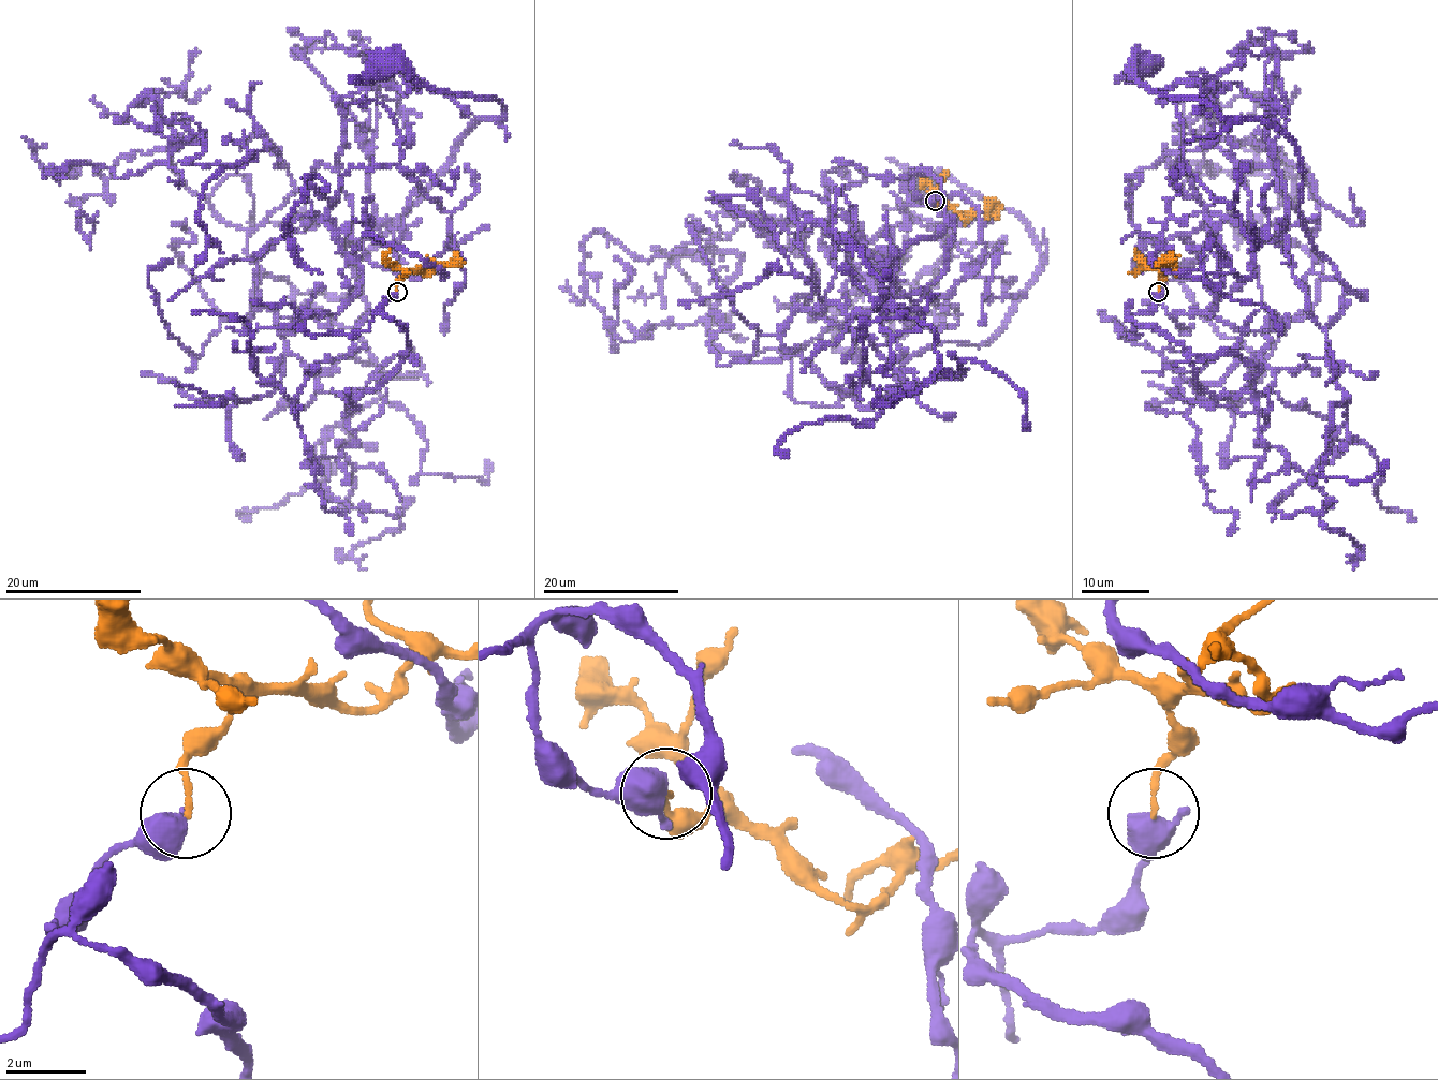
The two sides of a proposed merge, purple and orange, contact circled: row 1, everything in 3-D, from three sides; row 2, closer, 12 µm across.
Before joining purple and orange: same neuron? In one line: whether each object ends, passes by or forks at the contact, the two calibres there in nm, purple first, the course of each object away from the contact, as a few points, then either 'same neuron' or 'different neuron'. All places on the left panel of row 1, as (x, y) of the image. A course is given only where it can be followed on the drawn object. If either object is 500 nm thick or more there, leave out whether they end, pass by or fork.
calibres 650 and 140 nm; course purple (397, 293), (406, 355), (358, 396), (244, 320), (260, 274), (345, 296), (502, 112), (382, 64); course orange (397, 293), (397, 282), (406, 274), (428, 274), (437, 265), (458, 265), (461, 262), (453, 253); different neuron

